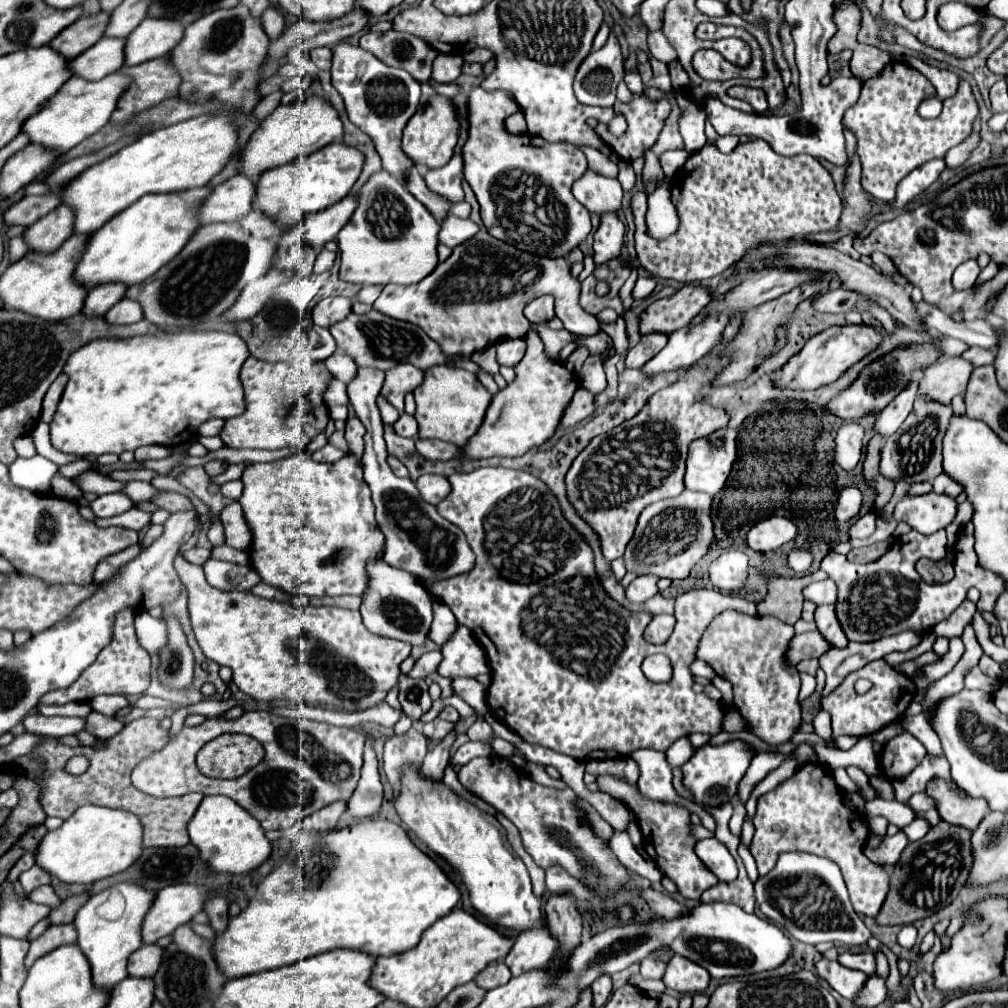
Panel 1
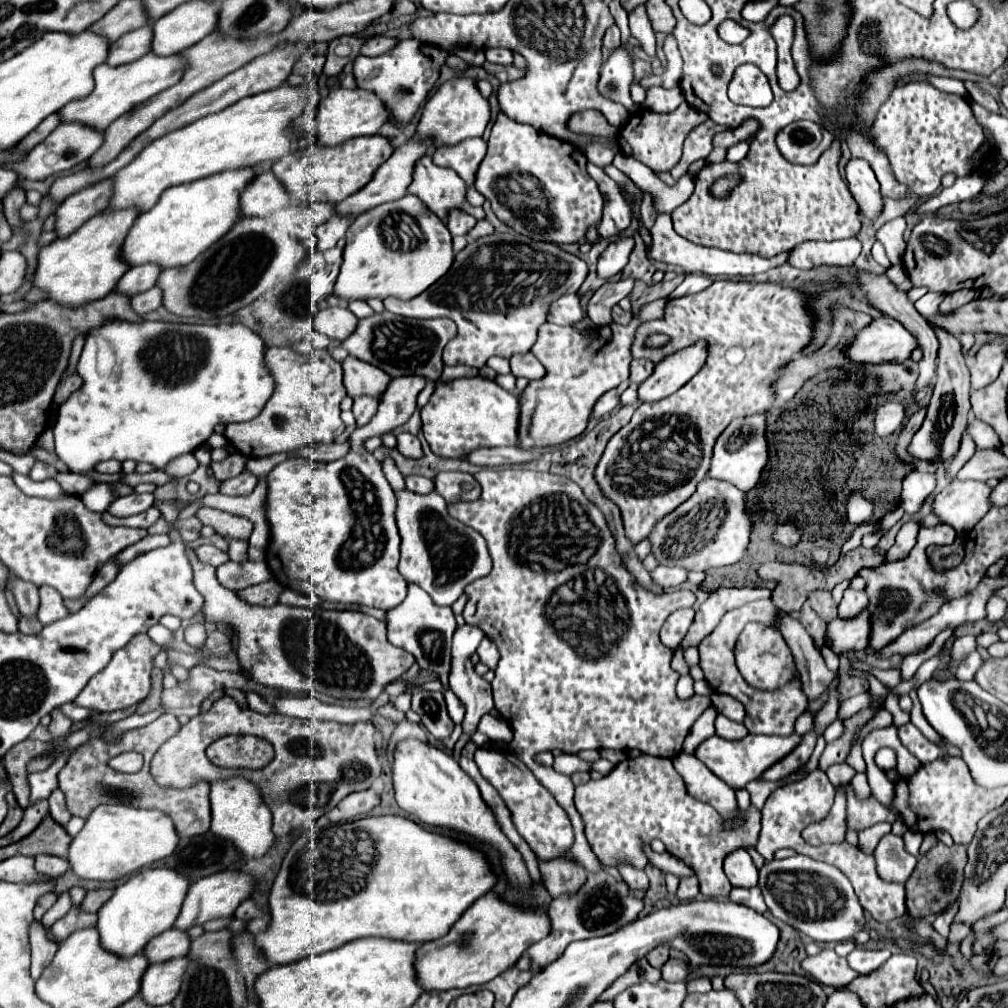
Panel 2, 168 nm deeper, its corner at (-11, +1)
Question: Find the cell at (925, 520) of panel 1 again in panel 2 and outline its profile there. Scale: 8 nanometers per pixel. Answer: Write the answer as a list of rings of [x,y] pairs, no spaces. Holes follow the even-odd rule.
[[[953,480],[941,494],[935,496],[933,510],[965,536],[989,510],[991,510],[991,488],[977,480]]]

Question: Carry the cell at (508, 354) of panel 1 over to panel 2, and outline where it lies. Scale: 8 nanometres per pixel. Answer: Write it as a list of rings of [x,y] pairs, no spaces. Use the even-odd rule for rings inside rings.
[[[531,352],[521,354],[521,356],[513,356],[511,358],[511,372],[515,376],[523,376],[527,380],[541,380],[545,376],[543,364]]]

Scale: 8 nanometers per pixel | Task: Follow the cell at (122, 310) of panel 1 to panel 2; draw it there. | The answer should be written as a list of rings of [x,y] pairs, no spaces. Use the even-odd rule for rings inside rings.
[[[153,286],[151,290],[145,290],[145,292],[137,294],[137,296],[133,296],[133,310],[137,314],[145,314],[145,312],[157,310],[161,302],[163,302],[161,288],[159,286]]]

